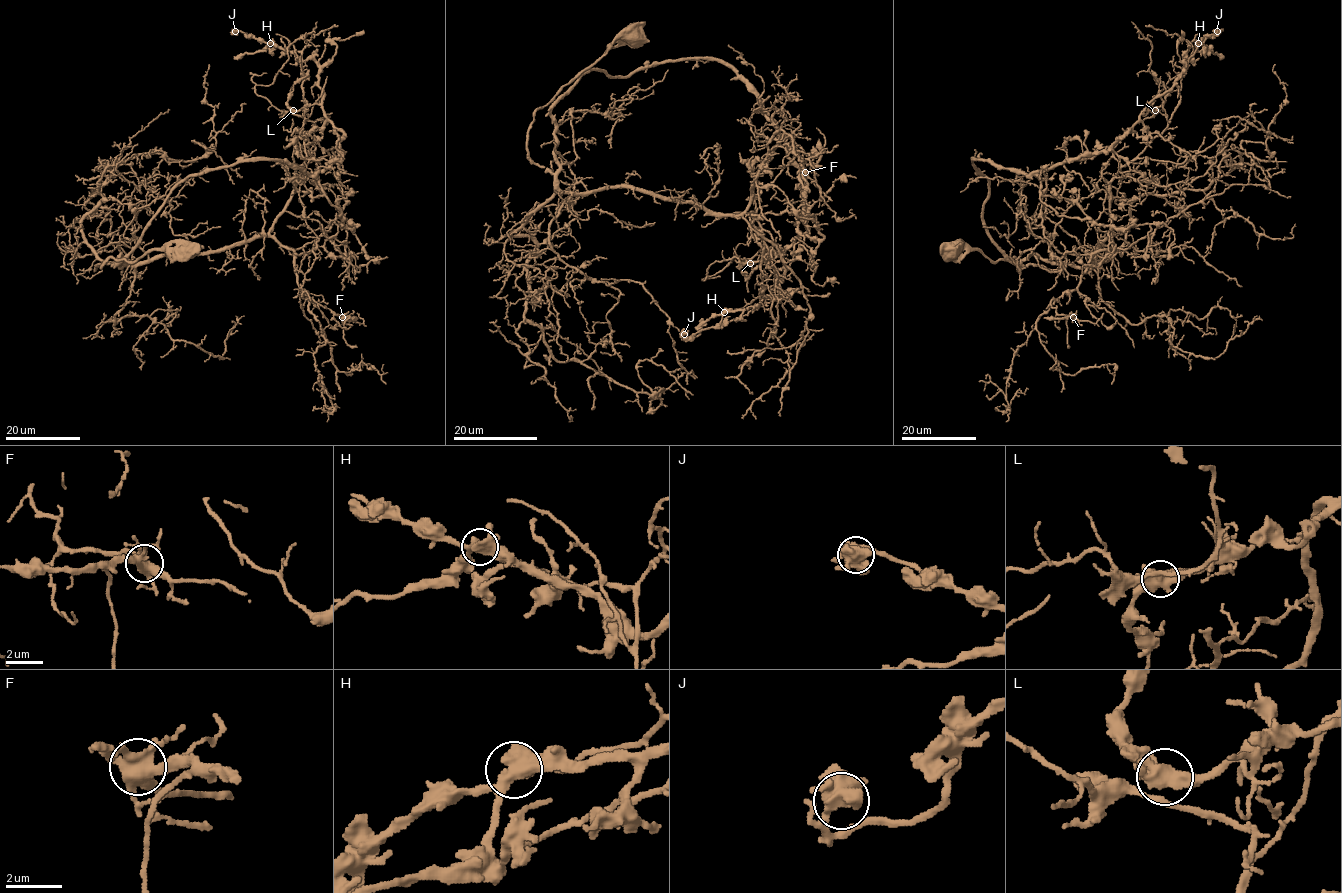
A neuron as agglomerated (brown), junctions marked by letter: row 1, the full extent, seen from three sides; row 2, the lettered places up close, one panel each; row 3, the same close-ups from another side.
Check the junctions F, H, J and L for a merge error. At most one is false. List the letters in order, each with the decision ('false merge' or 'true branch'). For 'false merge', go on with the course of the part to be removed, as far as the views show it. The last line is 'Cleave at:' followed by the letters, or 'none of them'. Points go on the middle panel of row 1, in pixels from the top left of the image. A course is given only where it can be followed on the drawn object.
F: true branch
H: true branch
J: true branch
L: true branch
Cleave at: none of them

